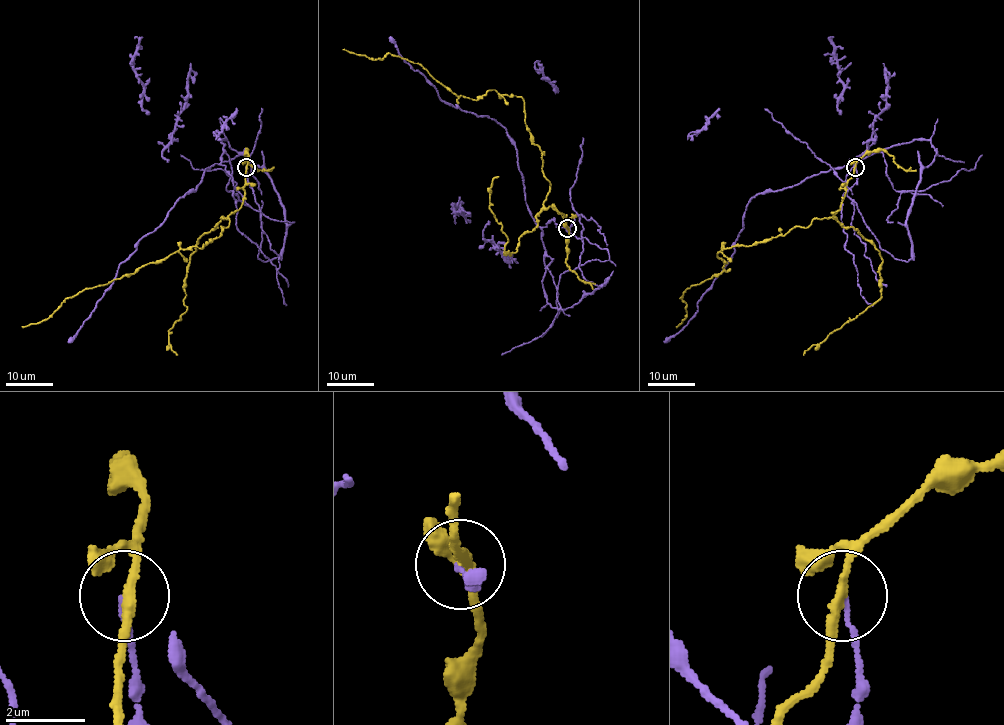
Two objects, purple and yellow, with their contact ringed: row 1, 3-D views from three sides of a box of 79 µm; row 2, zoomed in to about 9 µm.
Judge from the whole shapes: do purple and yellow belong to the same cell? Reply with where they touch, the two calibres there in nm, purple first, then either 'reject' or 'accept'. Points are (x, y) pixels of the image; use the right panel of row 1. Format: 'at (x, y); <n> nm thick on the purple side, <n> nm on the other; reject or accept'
at (855, 167); 120 nm thick on the purple side, 220 nm on the other; reject

